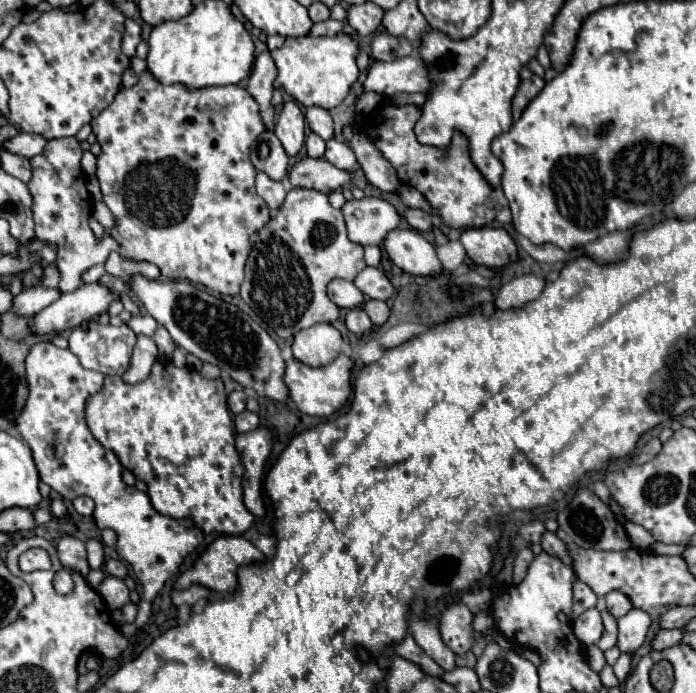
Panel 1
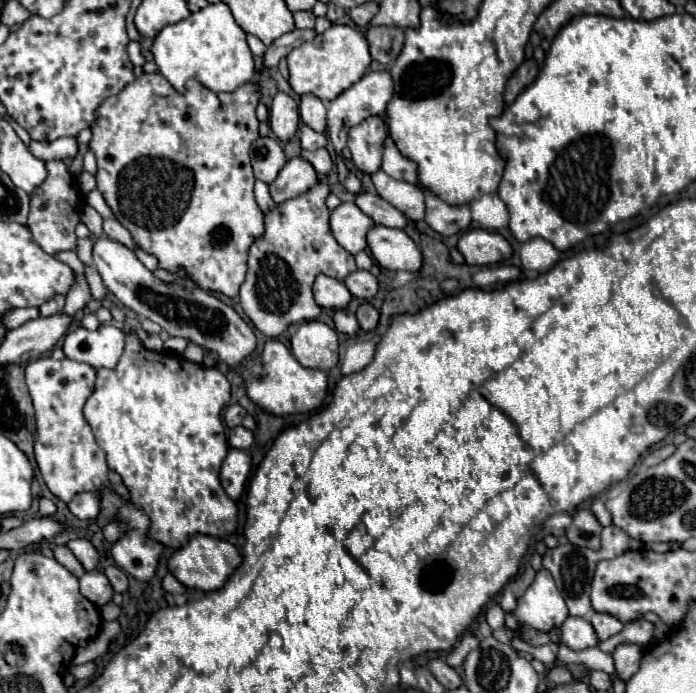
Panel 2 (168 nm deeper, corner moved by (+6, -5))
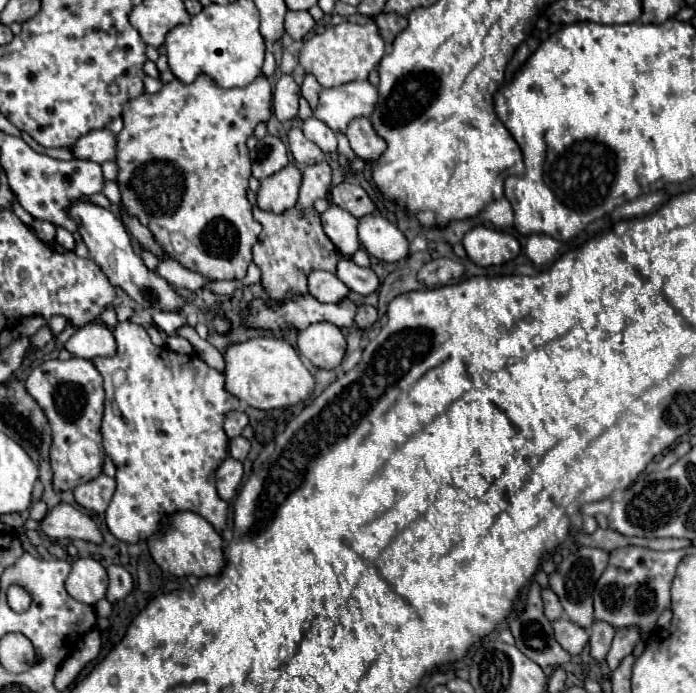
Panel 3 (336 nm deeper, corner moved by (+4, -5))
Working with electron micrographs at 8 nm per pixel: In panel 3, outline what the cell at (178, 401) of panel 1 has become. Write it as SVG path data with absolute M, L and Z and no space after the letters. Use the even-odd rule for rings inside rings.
M125 320L113 328L117 342L115 356L97 356L91 362L103 376L105 388L105 412L103 412L103 450L117 468L117 490L107 508L107 526L111 534L123 542L147 540L163 522L165 516L189 510L203 516L217 532L227 522L227 502L217 496L215 470L227 456L229 438L223 432L223 420L227 412L241 410L241 402L225 390L225 378L215 368L207 366L195 354L163 354L153 346L143 326ZM123 370L125 380L121 386L113 384L113 372Z

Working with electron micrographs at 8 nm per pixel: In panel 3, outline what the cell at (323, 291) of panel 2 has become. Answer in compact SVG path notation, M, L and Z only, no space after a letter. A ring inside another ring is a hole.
M311 270L307 276L309 294L319 302L339 302L349 294L349 288L331 272Z

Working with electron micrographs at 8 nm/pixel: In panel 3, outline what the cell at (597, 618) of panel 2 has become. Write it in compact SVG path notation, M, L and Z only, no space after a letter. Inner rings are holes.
M595 622L593 624L593 634L591 634L591 640L589 640L591 658L601 662L607 656L607 650L611 648L613 634L615 634L615 630L607 622Z

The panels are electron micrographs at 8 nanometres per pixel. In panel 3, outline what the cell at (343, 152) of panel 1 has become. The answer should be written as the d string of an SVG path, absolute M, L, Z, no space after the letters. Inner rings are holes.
M291 128L287 132L287 140L289 140L289 150L299 168L309 166L311 162L321 162L325 158L325 154L319 150L319 146L315 146L311 140L307 140L303 136L301 128Z

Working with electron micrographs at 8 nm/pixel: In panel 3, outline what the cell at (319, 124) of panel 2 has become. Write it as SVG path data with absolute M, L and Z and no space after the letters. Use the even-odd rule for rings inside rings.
M305 74L303 84L301 84L301 94L309 102L311 108L315 108L315 102L319 102L319 90L321 90L321 84L311 74Z

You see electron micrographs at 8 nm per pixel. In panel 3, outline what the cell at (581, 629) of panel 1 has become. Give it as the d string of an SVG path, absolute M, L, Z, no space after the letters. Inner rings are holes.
M559 618L553 622L555 628L555 640L569 652L569 654L579 654L585 644L589 642L589 634L581 628L575 626L571 620L567 618Z

